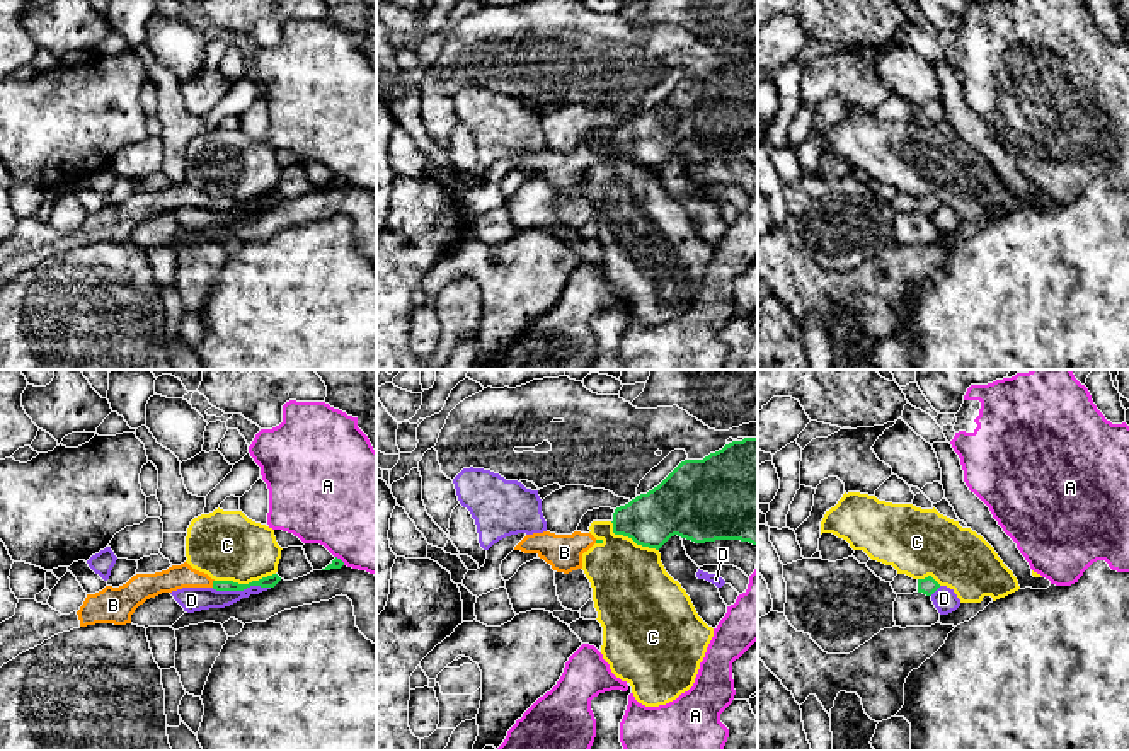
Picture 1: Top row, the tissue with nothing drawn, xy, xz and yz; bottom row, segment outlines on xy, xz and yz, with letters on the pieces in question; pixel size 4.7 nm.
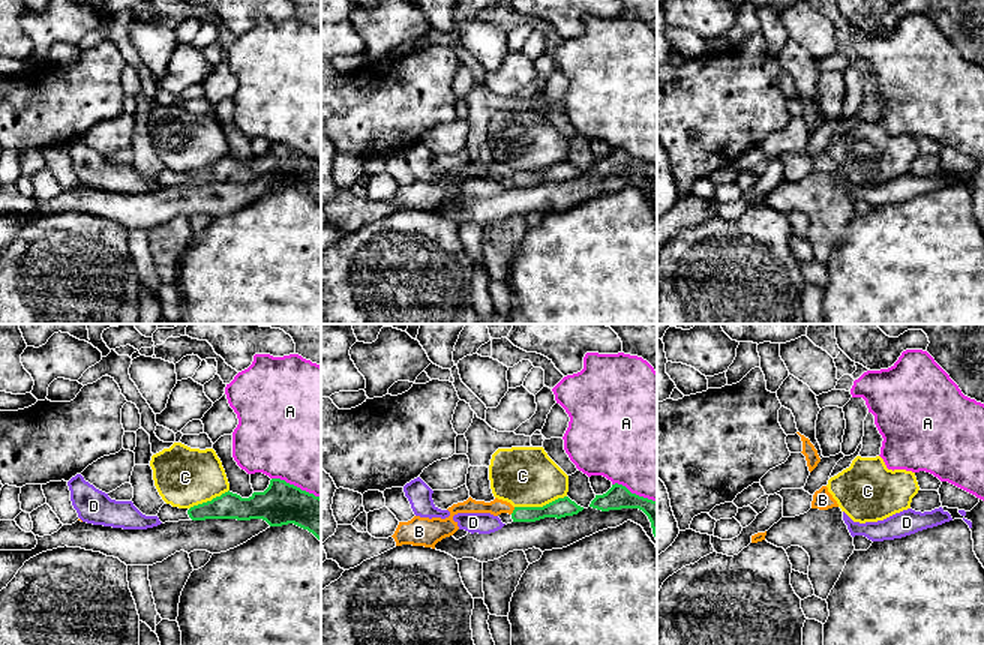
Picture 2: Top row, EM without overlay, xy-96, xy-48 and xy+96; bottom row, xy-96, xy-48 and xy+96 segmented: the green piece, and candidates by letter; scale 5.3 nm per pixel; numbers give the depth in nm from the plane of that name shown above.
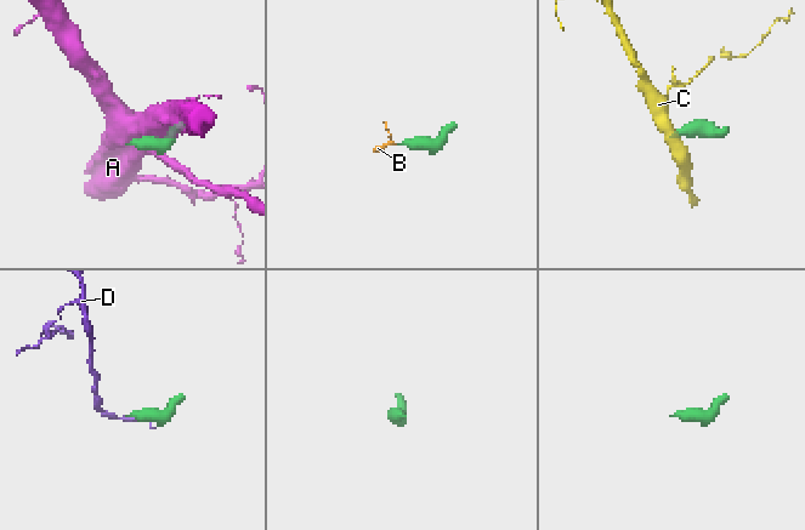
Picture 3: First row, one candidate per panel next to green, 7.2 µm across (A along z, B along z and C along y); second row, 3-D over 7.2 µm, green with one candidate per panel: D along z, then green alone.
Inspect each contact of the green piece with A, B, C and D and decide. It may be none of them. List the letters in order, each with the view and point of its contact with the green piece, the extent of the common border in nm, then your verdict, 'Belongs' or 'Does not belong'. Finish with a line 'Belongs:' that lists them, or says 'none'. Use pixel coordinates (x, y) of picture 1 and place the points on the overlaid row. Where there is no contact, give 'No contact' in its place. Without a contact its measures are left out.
A: Touches green at xy (341, 561). Shared border 60 nm. Does not belong
B: Touches green at xy (213, 583). Shared border 40 nm. Belongs
C: Touches green at xy (244, 584). Shared border 300 nm. Does not belong
D: Touches green at xy (240, 590). Shared border 280 nm. Does not belong
Belongs: B

